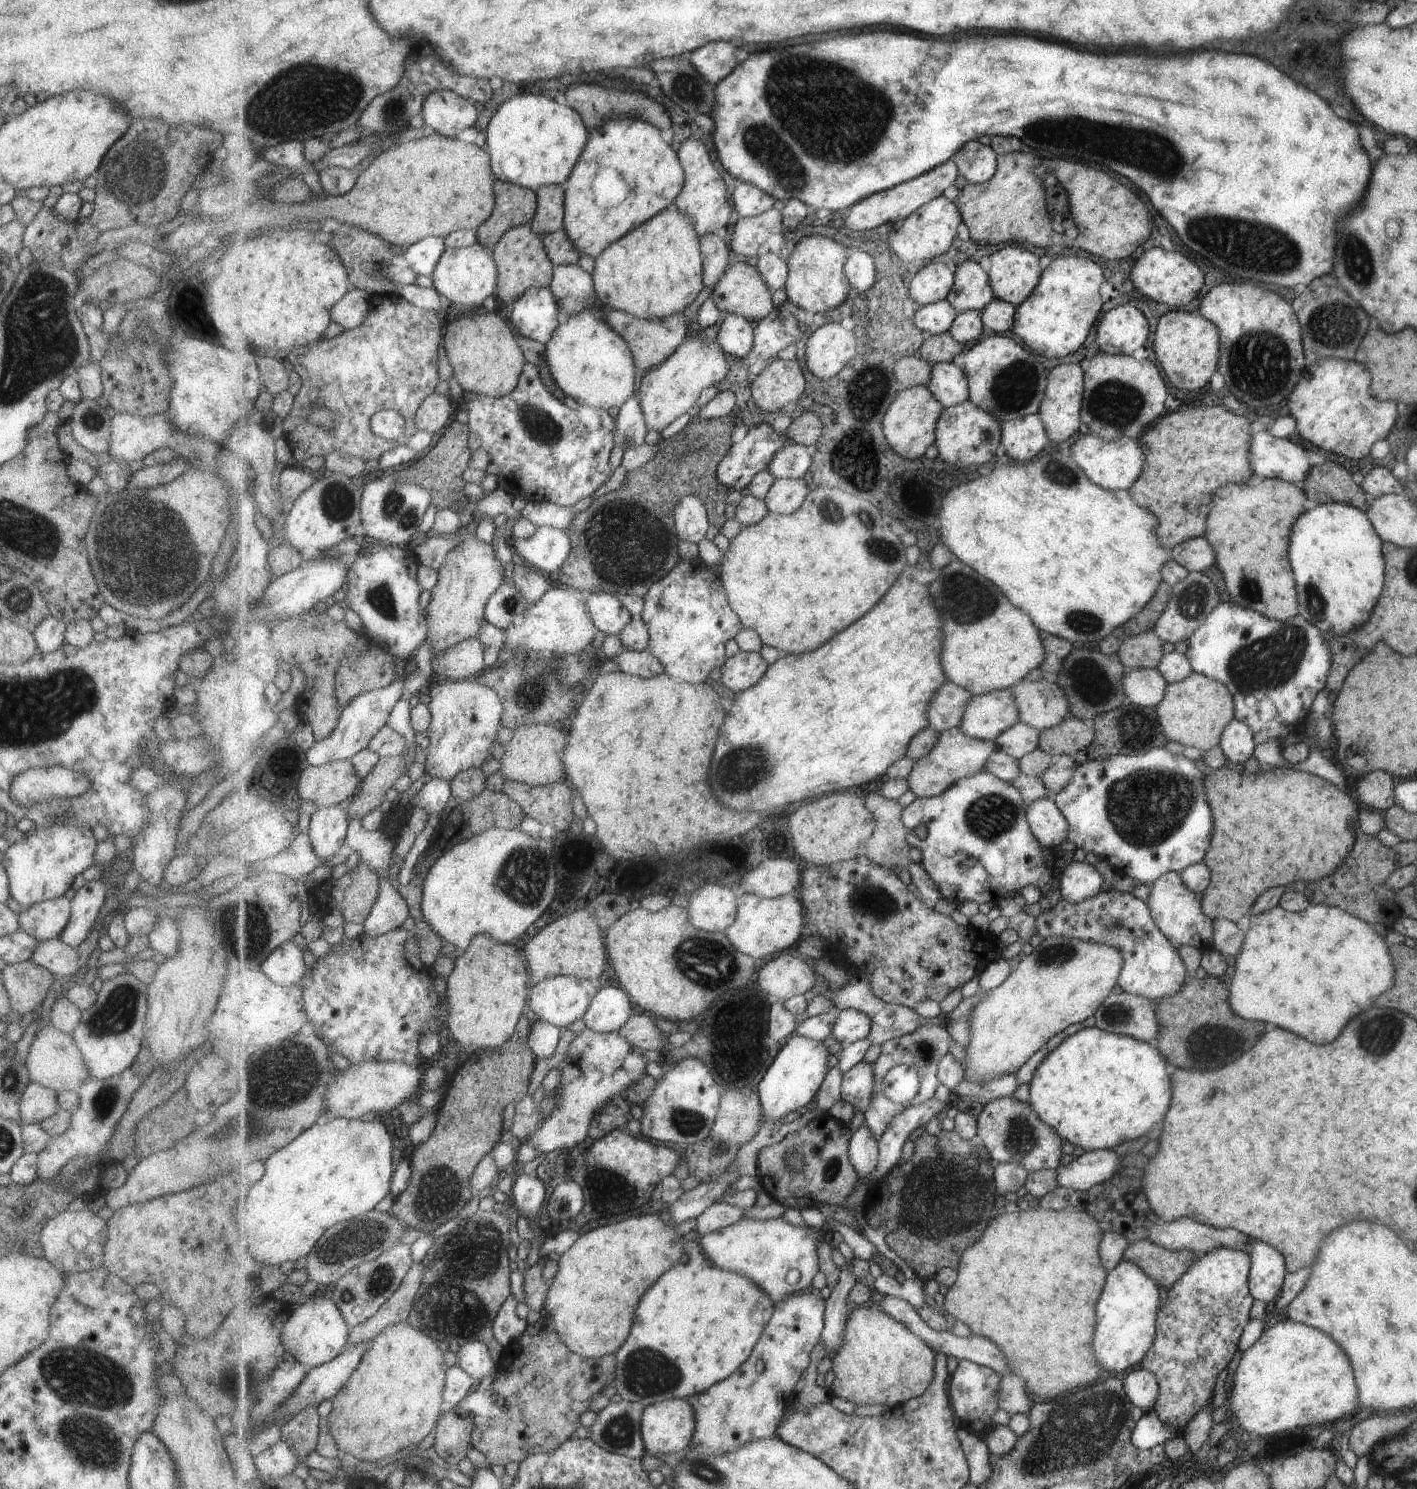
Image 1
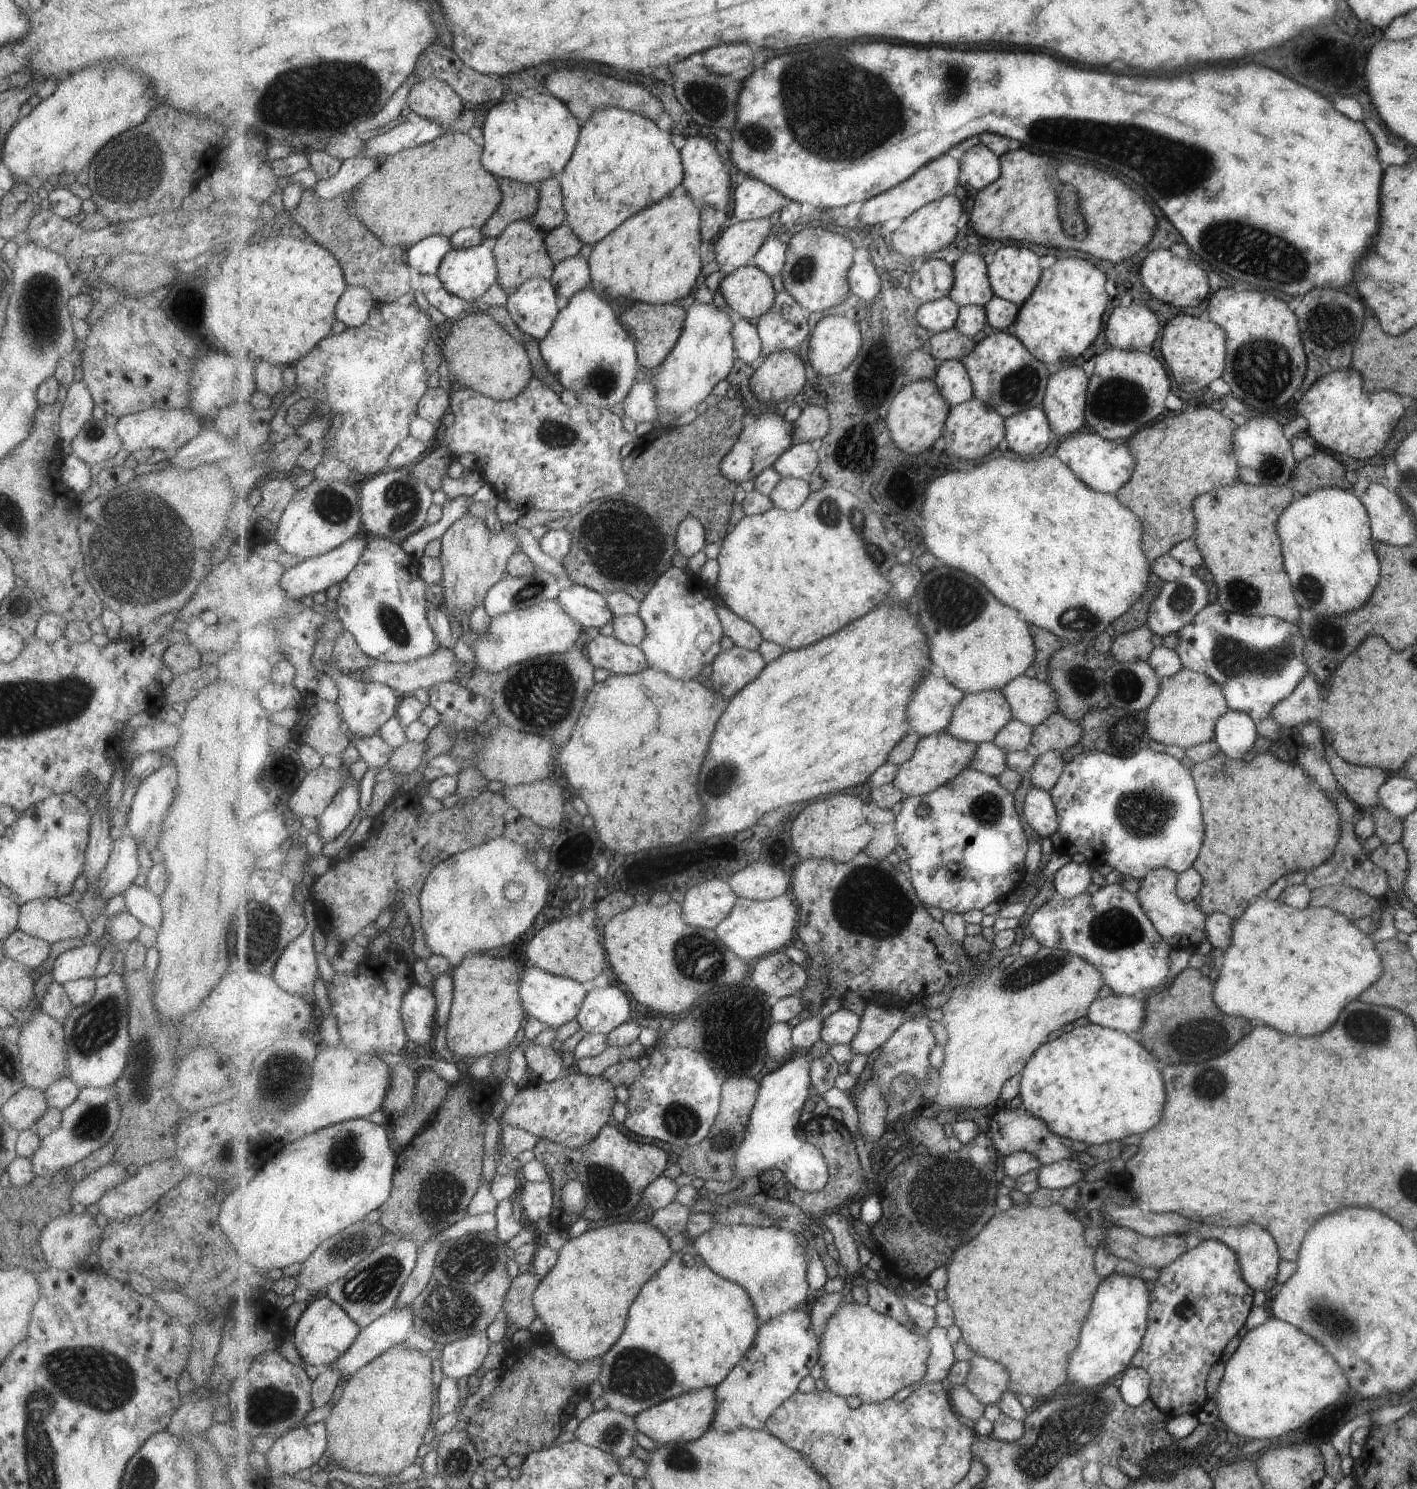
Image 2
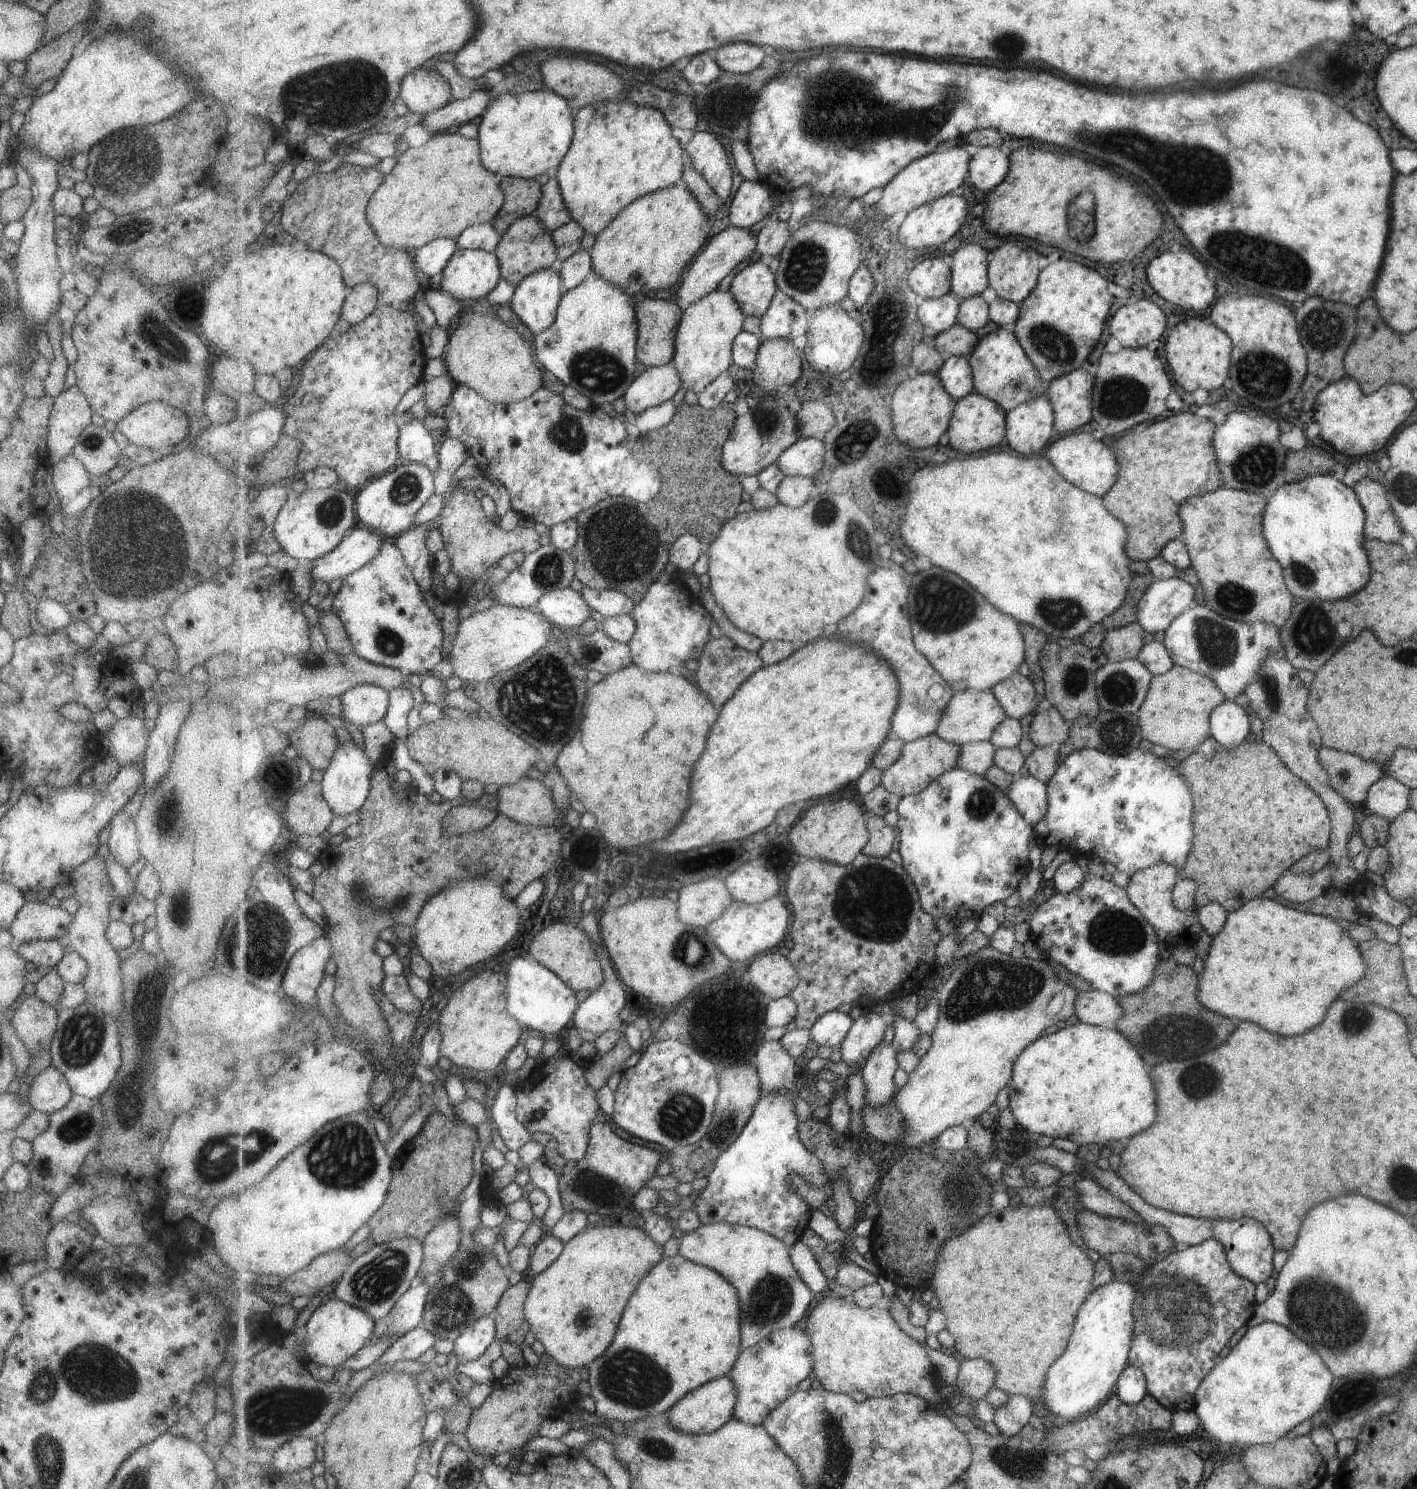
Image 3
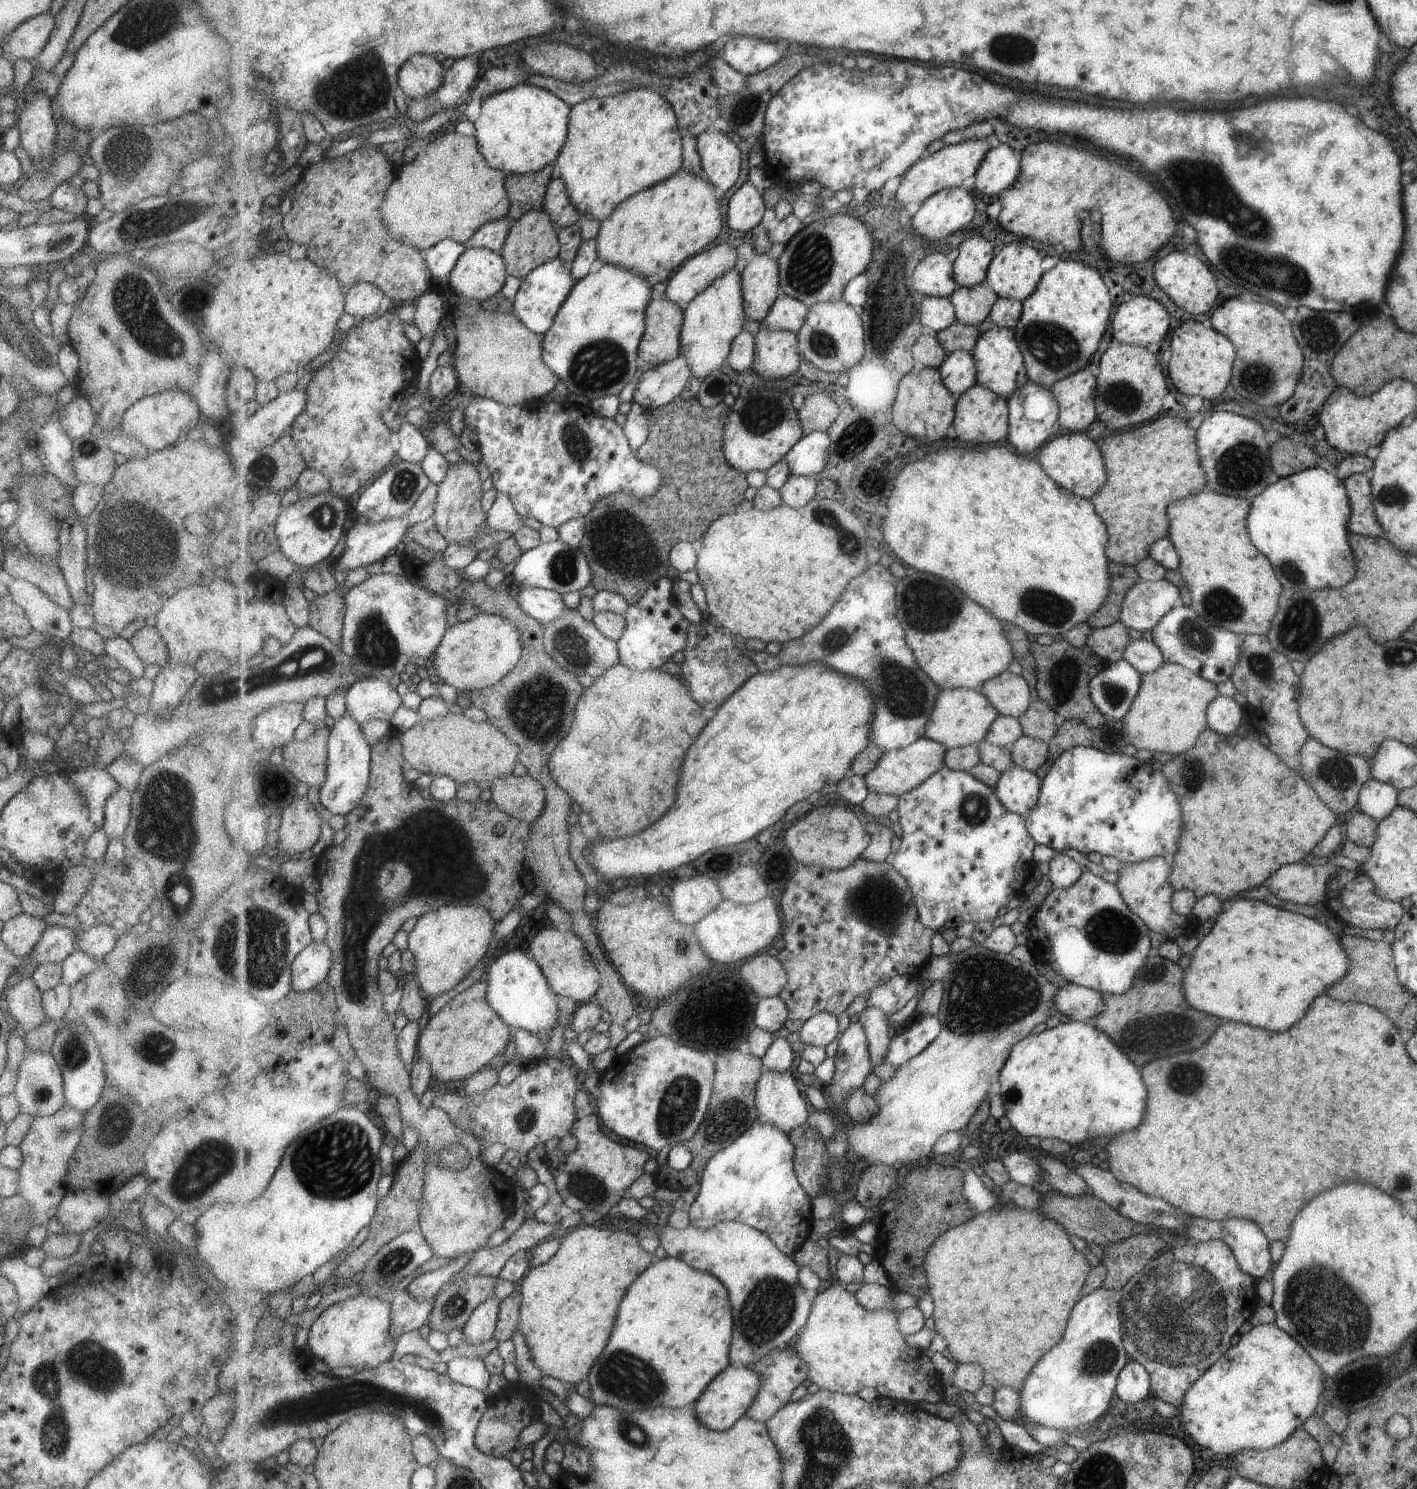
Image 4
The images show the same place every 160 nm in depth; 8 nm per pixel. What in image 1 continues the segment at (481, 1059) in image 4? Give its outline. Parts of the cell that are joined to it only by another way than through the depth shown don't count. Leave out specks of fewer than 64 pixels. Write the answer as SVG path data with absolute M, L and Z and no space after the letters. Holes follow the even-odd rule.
M483 933L477 935L469 948L455 961L455 968L447 982L446 1001L450 1017L446 1033L450 1033L461 1047L497 1049L503 1046L513 1036L519 1018L529 1008L530 973L522 950L517 949L511 943L502 943L494 939L489 933Z

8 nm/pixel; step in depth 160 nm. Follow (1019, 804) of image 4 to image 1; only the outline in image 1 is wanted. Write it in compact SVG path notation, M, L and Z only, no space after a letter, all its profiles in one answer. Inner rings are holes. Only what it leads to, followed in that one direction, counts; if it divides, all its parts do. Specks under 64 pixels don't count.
M1043 797L1032 802L1028 806L1028 819L1042 847L1055 852L1066 840L1068 822L1052 799Z

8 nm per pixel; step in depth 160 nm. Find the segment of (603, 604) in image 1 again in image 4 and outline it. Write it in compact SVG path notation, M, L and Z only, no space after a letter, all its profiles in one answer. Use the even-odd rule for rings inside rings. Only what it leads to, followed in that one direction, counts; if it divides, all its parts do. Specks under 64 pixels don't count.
M521 586L515 599L529 616L546 626L561 618L568 610L563 595L551 589Z

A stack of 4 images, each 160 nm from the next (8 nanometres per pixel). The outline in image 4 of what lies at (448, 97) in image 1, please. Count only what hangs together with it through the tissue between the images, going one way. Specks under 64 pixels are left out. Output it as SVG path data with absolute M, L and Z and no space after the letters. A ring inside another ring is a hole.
M415 53L405 61L398 77L398 86L409 100L436 93L444 84L446 71L435 56Z

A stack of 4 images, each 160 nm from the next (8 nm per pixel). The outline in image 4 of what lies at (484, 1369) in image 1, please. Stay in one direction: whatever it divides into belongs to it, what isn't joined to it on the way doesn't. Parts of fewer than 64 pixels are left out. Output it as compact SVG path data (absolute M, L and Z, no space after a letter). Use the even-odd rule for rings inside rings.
M495 1295L472 1314L467 1326L463 1329L463 1334L469 1342L485 1342L494 1338L501 1303L501 1298Z

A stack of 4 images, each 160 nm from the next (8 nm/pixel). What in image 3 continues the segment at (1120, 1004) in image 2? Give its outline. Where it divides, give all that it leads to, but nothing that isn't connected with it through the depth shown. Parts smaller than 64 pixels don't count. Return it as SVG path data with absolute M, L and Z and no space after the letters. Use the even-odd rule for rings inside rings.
M1095 990L1077 991L1074 1015L1077 1020L1088 1025L1114 1027L1116 1020L1122 1015L1122 1008L1117 998L1110 994Z

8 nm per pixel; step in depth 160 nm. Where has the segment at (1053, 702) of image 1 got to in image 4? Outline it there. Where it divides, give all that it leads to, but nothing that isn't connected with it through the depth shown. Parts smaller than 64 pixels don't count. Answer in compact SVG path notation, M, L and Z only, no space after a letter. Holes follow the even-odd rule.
M1010 671L987 681L981 688L981 692L989 698L993 706L1001 715L1020 717L1025 714L1032 705L1031 688L1022 675L1016 675Z

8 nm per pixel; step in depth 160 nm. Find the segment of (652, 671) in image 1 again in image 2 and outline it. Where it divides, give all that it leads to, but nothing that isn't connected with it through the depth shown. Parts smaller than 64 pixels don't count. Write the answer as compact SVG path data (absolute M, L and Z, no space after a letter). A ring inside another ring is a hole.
M597 635L583 644L595 668L604 668L609 674L635 674L651 667L650 660L639 645L630 645L615 635Z

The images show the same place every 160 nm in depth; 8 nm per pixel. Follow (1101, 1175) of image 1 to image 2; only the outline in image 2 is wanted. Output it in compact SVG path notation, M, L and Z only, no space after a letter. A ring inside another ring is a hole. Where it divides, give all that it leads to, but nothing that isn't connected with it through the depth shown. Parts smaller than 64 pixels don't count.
M1061 1159L1051 1165L1040 1167L1039 1182L1046 1189L1062 1189L1083 1179L1086 1166L1071 1159Z

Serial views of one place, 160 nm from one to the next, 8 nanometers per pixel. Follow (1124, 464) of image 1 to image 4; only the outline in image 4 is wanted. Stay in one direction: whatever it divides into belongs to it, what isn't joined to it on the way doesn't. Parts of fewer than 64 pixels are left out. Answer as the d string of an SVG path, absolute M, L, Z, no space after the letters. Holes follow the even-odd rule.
M1070 433L1045 442L1034 456L1053 482L1061 484L1065 490L1073 490L1073 494L1079 494L1081 498L1091 498L1093 494L1097 493L1097 490L1101 490L1103 482L1105 482L1105 466L1101 455L1095 442L1091 442L1087 436L1083 436L1083 433L1081 436Z

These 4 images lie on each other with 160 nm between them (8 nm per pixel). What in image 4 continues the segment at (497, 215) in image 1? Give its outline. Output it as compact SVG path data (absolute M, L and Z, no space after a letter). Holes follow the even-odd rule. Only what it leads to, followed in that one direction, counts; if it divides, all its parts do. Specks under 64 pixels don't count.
M553 163L536 173L522 175L510 173L506 178L511 208L507 218L511 221L519 220L530 210L544 208L546 192L553 172Z

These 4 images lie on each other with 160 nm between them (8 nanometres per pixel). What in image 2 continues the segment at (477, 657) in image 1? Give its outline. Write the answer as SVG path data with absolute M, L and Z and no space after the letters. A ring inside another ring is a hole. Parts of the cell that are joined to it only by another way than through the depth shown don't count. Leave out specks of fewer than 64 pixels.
M443 647L437 649L433 654L424 656L419 660L409 661L406 663L390 663L385 661L378 661L377 664L363 669L364 680L367 682L383 683L391 685L400 696L407 696L419 688L424 688L428 692L430 688L439 683L446 683L454 681L455 676L463 670L465 663L457 662L455 650L453 647Z

